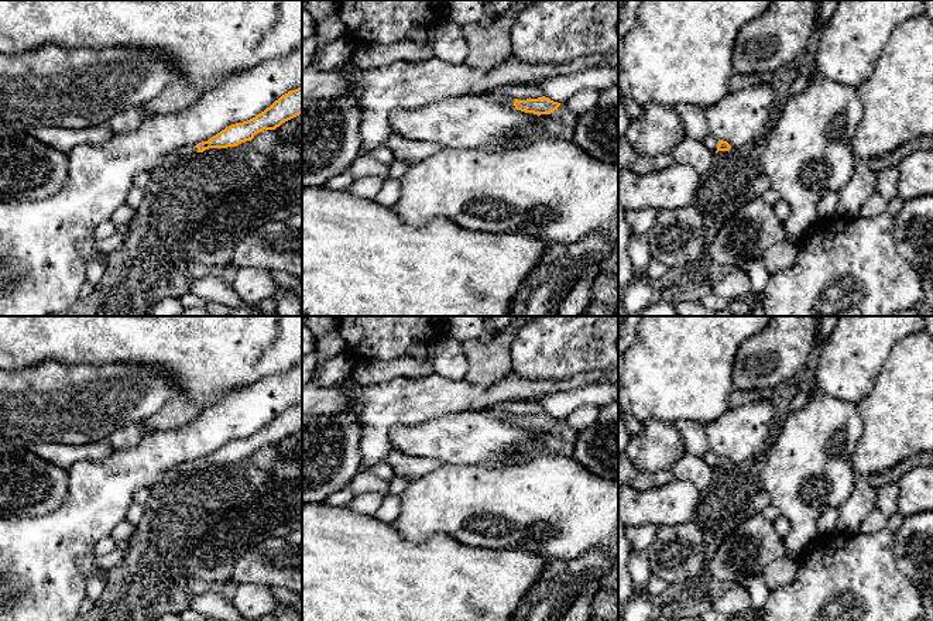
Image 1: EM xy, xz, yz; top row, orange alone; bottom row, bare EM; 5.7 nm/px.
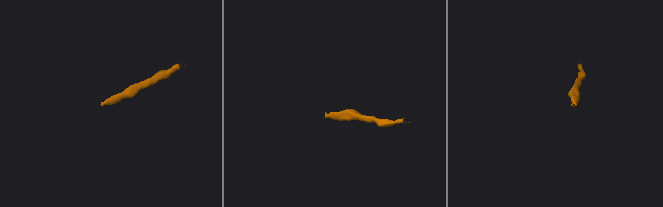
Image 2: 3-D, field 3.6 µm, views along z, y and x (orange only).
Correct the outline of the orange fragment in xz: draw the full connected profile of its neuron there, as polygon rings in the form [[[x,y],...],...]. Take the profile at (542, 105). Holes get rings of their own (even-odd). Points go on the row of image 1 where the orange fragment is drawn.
[[[486,95],[490,100],[498,102],[498,103],[505,103],[505,104],[514,104],[517,110],[525,111],[525,113],[534,113],[534,114],[550,114],[558,107],[560,103],[553,102],[545,96],[538,97],[538,99],[526,99],[526,100],[518,100],[518,99],[511,99],[507,96],[488,96]]]

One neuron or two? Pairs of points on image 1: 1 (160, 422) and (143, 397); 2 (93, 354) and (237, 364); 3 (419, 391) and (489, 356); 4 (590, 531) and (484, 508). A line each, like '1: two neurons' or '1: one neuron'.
1: two neurons
2: one neuron
3: two neurons
4: one neuron

